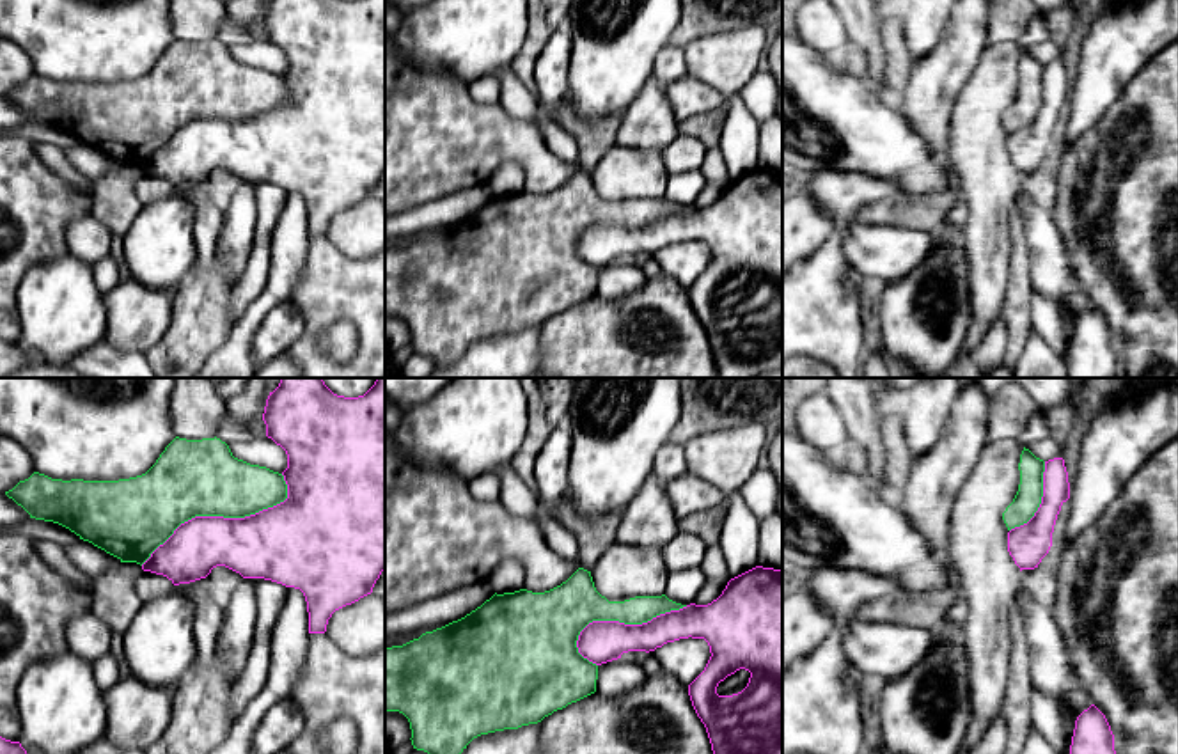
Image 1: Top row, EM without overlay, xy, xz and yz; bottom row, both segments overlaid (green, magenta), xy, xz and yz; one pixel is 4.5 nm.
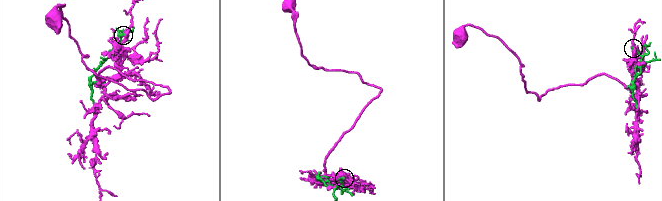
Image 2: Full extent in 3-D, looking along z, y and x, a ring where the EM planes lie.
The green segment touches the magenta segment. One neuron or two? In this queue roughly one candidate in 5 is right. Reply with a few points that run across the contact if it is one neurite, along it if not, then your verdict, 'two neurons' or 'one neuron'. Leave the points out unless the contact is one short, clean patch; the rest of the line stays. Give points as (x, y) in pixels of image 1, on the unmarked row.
two neurons

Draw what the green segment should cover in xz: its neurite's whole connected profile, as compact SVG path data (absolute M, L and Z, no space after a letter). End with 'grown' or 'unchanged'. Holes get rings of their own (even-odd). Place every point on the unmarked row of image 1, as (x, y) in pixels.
M584 170L545 195L495 195L465 220L385 252L385 314L408 321L413 351L428 355L435 367L449 365L481 337L538 326L594 296L598 268L577 250L589 225L642 227L683 209L665 197L609 204Z; unchanged

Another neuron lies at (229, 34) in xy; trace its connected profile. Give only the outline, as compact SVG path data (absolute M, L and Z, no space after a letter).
M229 16L224 18L216 34L216 41L227 48L234 44L254 43L252 35L243 27L238 27Z

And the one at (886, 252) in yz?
M850 222L844 255L857 277L894 282L919 268L935 248L930 231Z

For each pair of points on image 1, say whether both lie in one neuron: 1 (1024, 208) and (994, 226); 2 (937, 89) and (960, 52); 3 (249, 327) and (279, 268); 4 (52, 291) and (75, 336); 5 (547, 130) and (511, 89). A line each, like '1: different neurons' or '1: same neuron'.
1: different neurons
2: same neuron
3: same neuron
4: same neuron
5: same neuron

